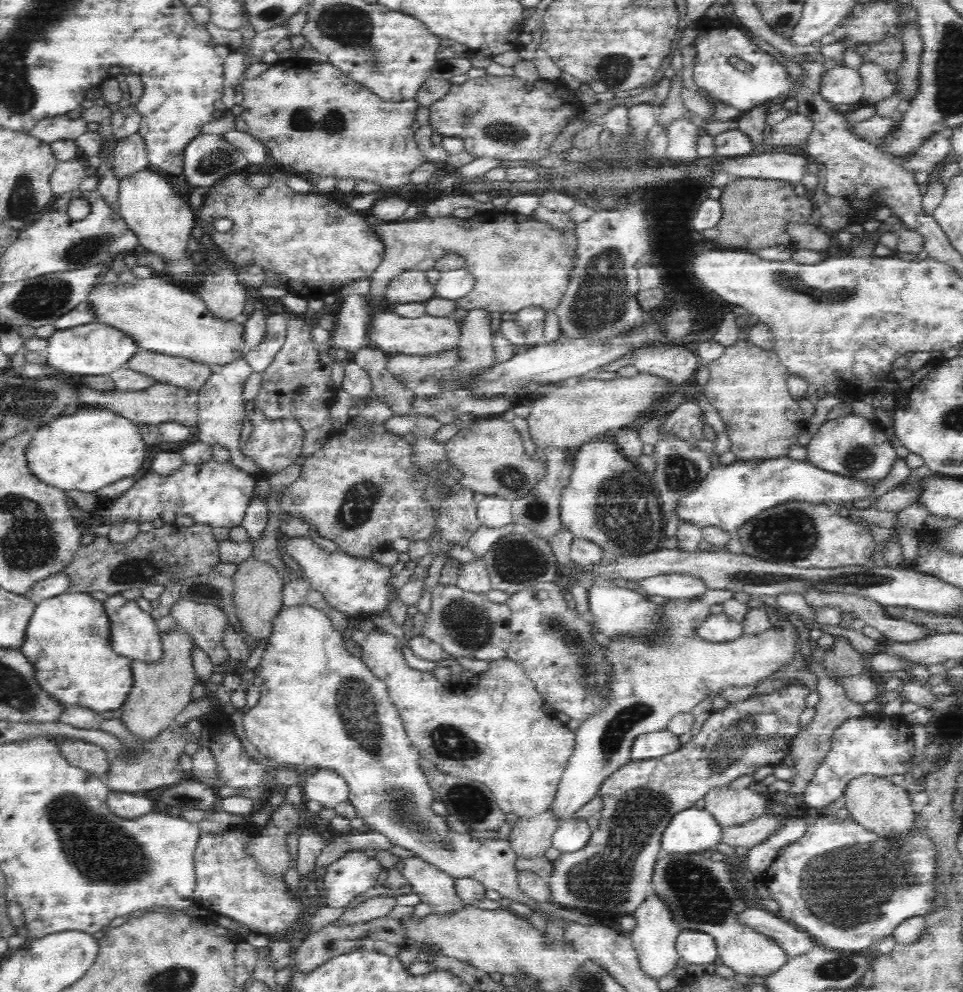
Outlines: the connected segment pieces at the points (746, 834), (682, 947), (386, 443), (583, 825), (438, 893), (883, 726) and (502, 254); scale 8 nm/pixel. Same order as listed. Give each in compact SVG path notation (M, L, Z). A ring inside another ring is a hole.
M762 815L744 822L744 824L720 826L720 840L728 846L742 846L742 848L749 849L756 846L758 842L762 842L766 836L770 836L778 828L778 824L780 824L780 820L770 817L770 815Z
M681 931L676 938L676 951L686 966L717 963L716 944L710 935L696 931Z
M352 422L346 423L312 456L300 459L299 478L284 490L280 502L283 515L292 516L293 520L305 520L312 524L318 536L336 543L337 550L348 557L368 559L378 549L389 546L398 538L409 541L428 539L433 532L428 505L423 500L424 489L421 486L406 483L406 472L410 468L410 448L408 441L396 433L384 428L380 423L358 427Z
M568 819L561 822L555 830L551 846L561 853L572 852L584 848L590 838L591 830L585 819Z
M396 857L392 864L393 868L400 876L404 876L408 886L412 888L414 893L420 896L421 902L429 904L433 910L458 910L462 906L460 899L454 893L454 879L441 873L440 870L424 862L422 859L416 857Z
M876 714L867 718L845 720L832 734L831 746L812 772L801 800L810 808L824 808L826 804L838 800L844 794L846 784L857 775L878 774L891 777L893 774L904 774L906 770L910 770L909 759L915 751L910 730L902 715L889 718L884 714Z
M492 212L490 218L475 215L469 219L424 217L416 221L384 223L379 228L384 255L379 268L371 274L369 297L373 310L389 307L384 300L384 290L394 276L404 270L421 270L424 273L433 269L434 264L448 252L462 255L466 269L475 278L473 289L465 297L455 300L454 310L487 308L492 313L517 313L532 304L544 310L556 310L567 289L575 256L573 231L567 228L560 231L532 215L501 212Z

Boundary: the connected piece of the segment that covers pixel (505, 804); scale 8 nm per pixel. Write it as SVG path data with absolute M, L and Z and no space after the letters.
M357 630L353 632L352 638L362 649L360 658L387 683L391 697L403 715L408 739L424 759L437 764L440 770L448 774L467 776L485 784L506 814L540 814L551 806L568 758L572 756L575 732L569 730L555 715L542 711L545 702L536 692L533 682L528 680L520 663L508 658L491 663L489 670L480 674L477 685L470 687L470 694L466 694L462 682L440 684L432 671L412 669L404 659L398 638L386 631L365 633Z

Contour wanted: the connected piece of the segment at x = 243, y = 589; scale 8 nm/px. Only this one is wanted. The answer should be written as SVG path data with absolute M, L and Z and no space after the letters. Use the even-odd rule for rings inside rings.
M253 553L237 566L236 572L231 577L234 581L234 605L238 618L245 626L250 647L254 648L260 638L270 636L272 632L274 619L282 608L281 599L285 581L272 564L258 560Z

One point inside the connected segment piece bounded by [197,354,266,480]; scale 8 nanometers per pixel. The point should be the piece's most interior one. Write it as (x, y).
(220, 417)

